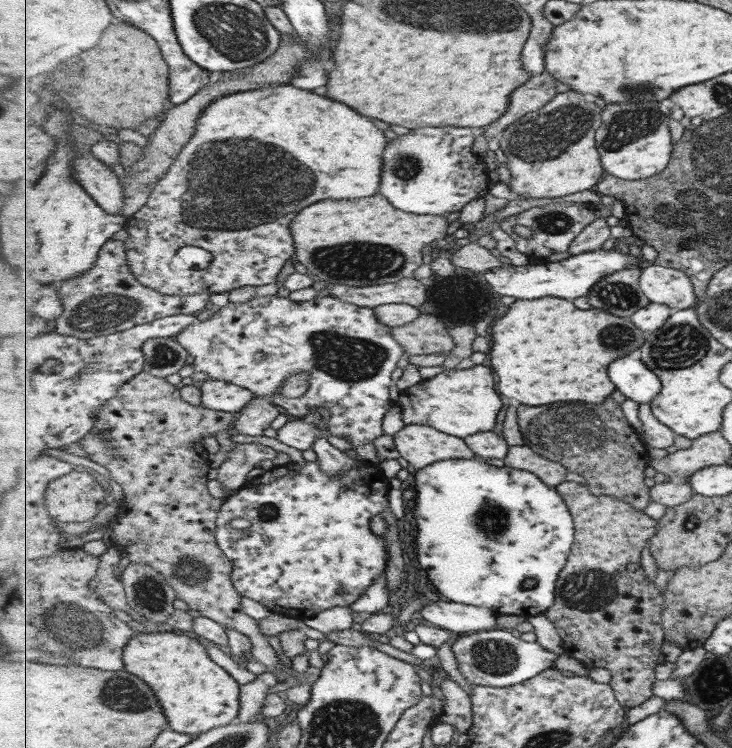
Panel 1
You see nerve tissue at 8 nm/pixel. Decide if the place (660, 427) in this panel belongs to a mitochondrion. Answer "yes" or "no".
no

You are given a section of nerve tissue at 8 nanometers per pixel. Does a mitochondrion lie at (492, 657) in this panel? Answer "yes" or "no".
yes

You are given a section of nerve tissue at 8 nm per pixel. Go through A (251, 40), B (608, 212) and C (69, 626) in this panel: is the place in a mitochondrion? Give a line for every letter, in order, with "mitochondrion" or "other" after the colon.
A: mitochondrion
B: other
C: mitochondrion

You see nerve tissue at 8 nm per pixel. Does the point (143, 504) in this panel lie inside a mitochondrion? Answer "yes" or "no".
no

